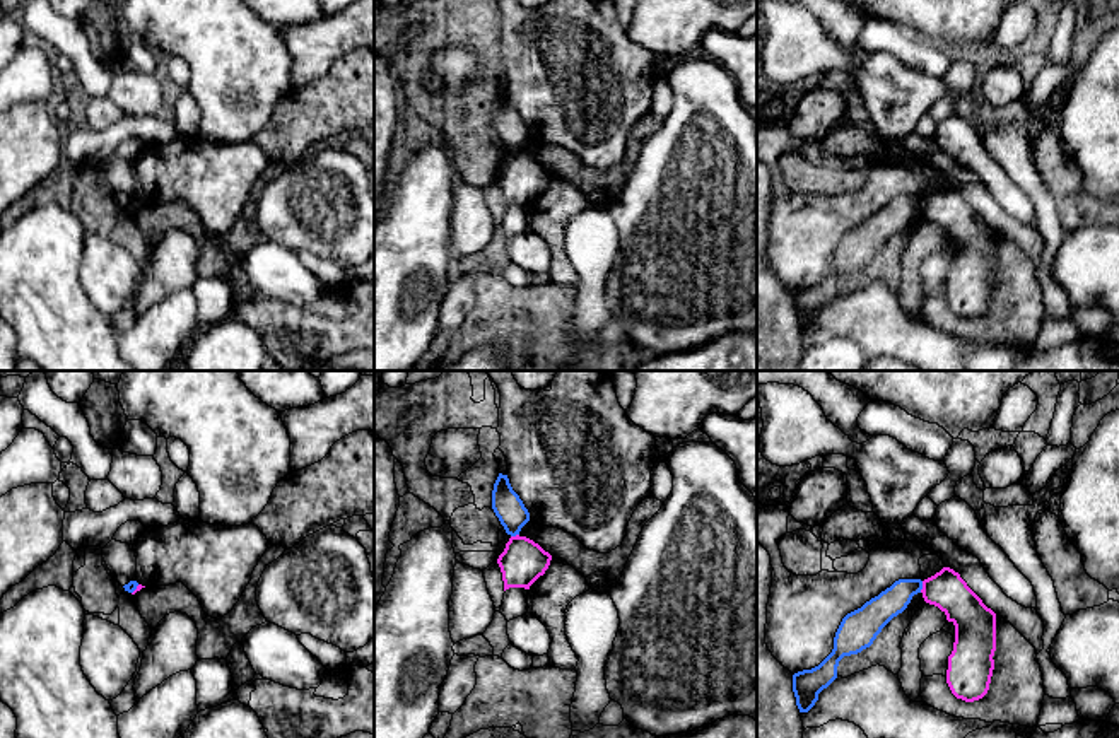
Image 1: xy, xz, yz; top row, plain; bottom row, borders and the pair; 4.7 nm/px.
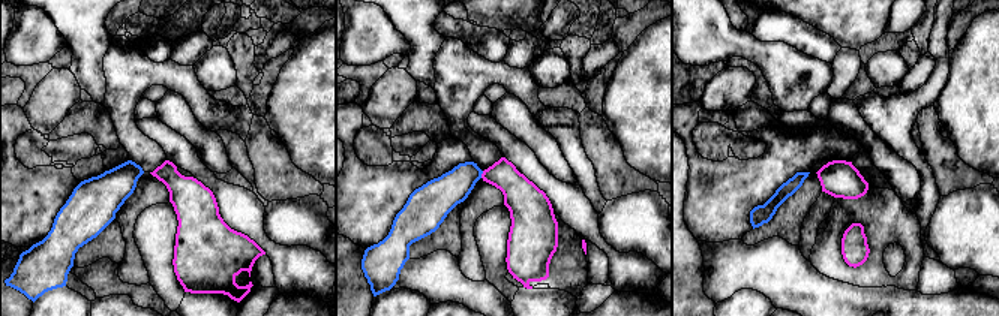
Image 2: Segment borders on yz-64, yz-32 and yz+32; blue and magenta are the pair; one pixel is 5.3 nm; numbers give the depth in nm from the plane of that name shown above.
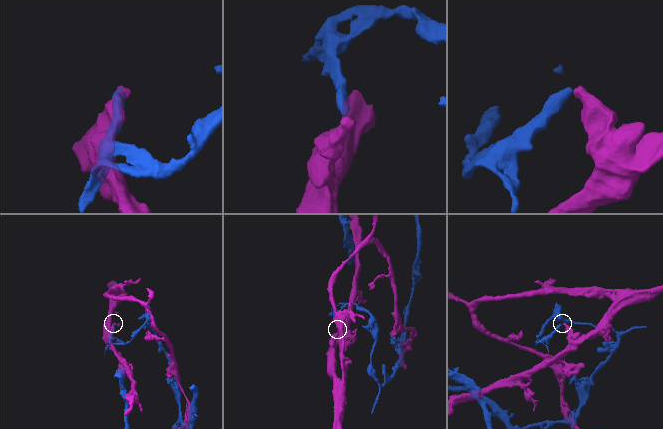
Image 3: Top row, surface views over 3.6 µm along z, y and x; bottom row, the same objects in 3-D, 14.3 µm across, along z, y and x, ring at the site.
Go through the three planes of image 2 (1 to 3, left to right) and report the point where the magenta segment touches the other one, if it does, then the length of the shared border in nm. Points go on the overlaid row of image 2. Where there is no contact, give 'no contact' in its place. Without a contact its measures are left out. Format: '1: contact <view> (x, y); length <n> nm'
1: no contact
2: contact yz-32 (482, 172); length 40 nm
3: no contact

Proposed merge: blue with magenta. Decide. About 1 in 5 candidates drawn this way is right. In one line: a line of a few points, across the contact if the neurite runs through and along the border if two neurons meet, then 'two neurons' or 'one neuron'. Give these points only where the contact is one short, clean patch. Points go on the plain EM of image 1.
line yz (923, 199), (919, 209); two neurons

